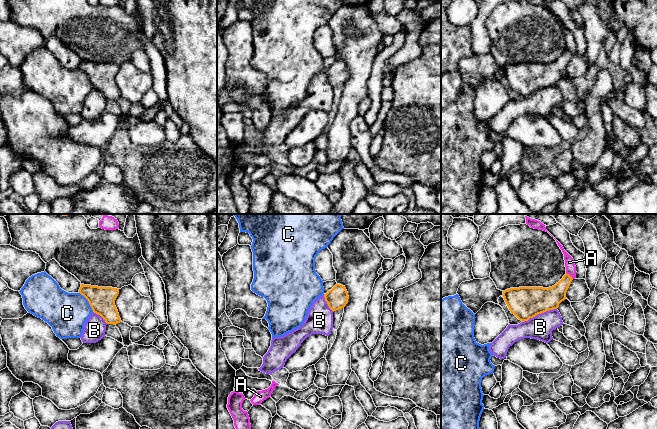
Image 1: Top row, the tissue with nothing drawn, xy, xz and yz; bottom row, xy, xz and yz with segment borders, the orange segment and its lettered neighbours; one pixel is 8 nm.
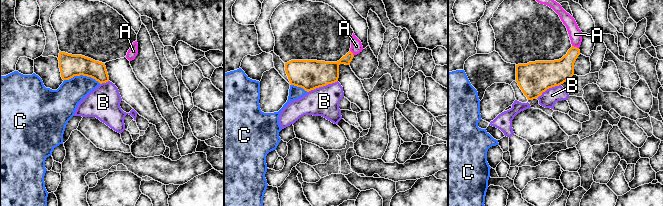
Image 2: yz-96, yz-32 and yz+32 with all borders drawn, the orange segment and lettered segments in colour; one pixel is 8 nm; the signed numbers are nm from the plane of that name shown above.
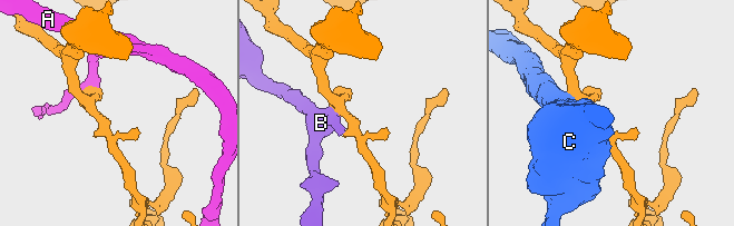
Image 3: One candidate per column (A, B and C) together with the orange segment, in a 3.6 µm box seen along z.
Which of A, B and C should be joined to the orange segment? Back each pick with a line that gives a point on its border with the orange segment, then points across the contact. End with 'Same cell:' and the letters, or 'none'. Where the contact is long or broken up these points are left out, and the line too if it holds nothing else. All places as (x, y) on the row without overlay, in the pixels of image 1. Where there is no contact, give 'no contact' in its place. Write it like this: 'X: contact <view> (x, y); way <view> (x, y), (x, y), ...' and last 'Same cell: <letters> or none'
Same cell: none

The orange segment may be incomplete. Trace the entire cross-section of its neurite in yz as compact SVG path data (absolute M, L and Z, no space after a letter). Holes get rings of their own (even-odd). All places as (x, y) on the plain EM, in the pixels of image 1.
M565 50L554 62L519 63L503 67L504 76L511 87L522 98L549 86L557 85L566 75L566 68L573 54Z

